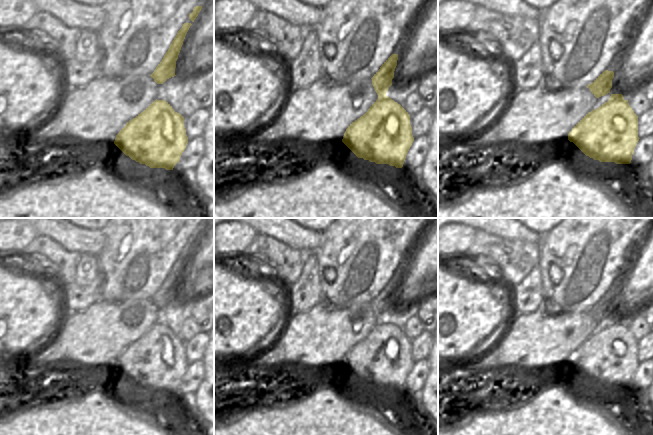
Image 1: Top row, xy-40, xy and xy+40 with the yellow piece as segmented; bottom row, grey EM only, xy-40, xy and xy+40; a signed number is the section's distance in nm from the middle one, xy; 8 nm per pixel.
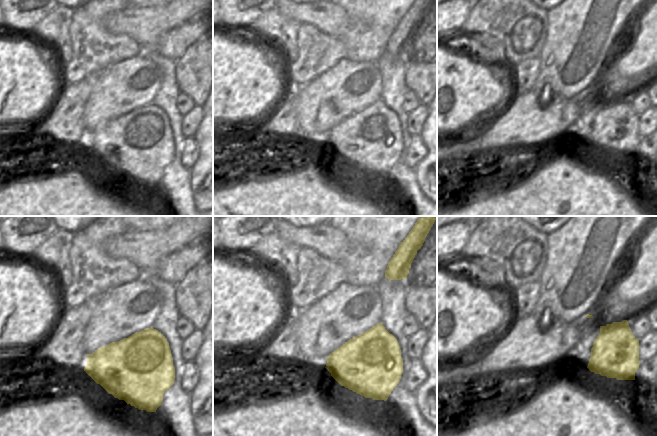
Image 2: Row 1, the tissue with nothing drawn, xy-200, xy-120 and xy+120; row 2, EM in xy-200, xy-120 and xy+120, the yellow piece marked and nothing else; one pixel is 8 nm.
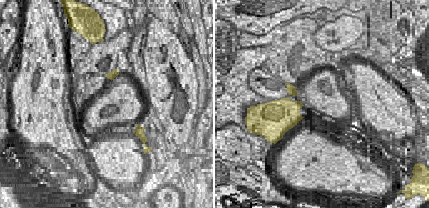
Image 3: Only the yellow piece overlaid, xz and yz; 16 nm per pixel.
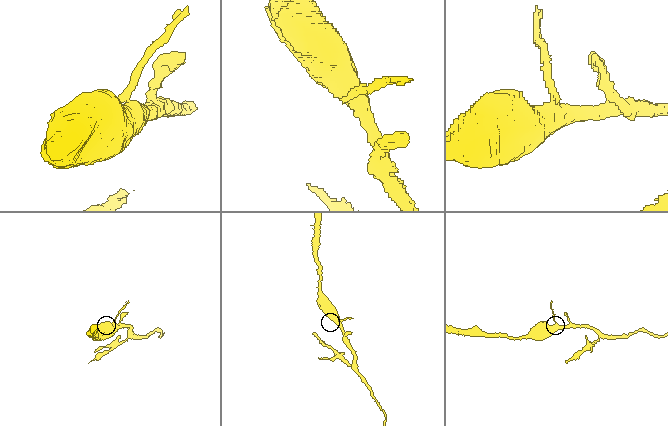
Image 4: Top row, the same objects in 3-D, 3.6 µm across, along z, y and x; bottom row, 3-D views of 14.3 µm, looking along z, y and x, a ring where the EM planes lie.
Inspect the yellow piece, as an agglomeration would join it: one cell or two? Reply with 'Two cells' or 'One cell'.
One cell

